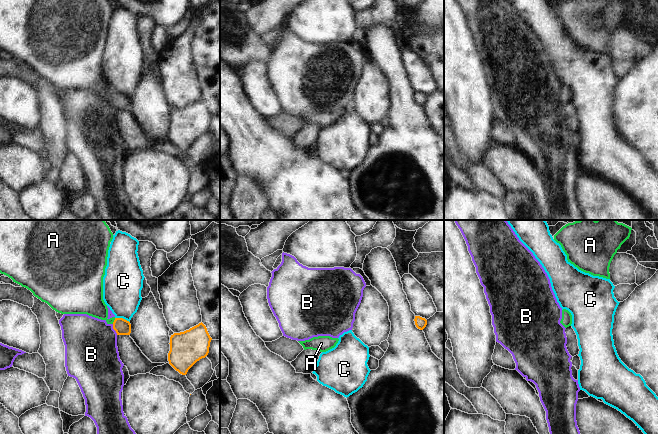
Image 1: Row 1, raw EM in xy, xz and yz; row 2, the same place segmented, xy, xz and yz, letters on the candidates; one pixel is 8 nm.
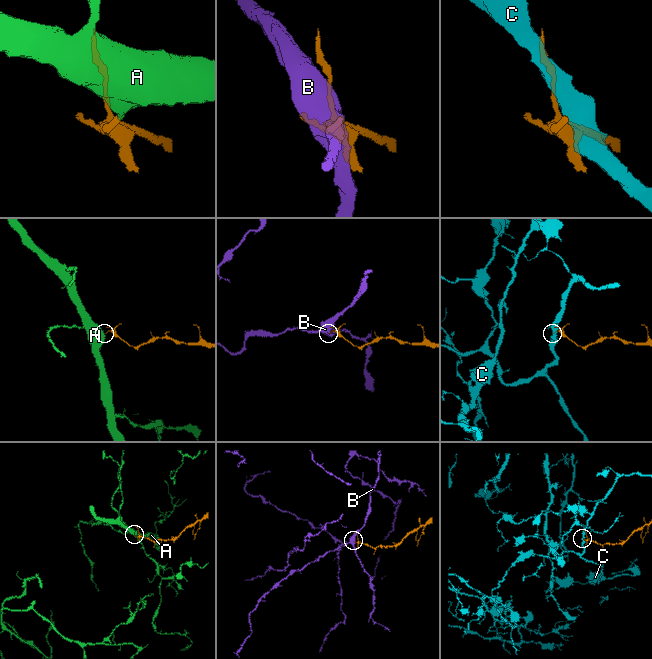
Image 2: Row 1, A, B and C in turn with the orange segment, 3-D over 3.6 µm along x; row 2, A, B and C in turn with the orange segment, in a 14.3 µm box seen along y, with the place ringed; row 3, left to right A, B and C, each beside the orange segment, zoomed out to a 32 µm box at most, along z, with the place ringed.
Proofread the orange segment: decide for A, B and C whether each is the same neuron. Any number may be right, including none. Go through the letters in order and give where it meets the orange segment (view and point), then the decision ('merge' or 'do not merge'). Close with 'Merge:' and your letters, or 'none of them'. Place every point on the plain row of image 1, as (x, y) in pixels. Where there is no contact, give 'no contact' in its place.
A: xy (114, 97) | merge
B: xy (114, 105) | do not merge
C: xy (122, 94) | do not merge
Merge: A

